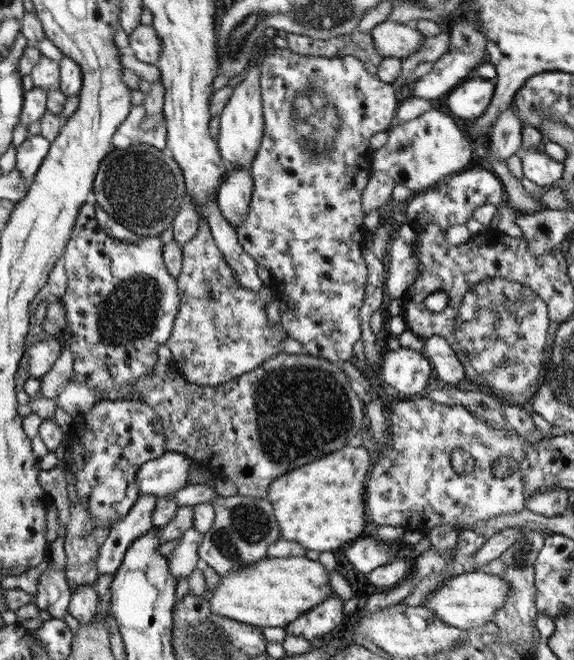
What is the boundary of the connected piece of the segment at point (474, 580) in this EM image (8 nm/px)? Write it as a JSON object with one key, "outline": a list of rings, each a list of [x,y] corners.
{"outline":[[[475,570],[446,578],[436,590],[428,594],[427,602],[421,607],[429,609],[441,622],[465,631],[492,620],[496,610],[505,604],[508,592],[507,582],[499,575]]]}

